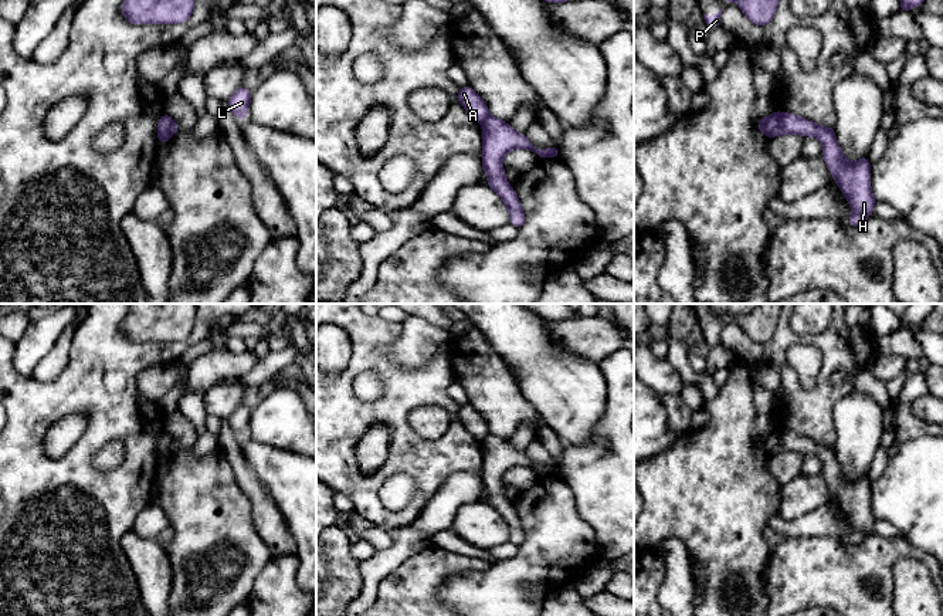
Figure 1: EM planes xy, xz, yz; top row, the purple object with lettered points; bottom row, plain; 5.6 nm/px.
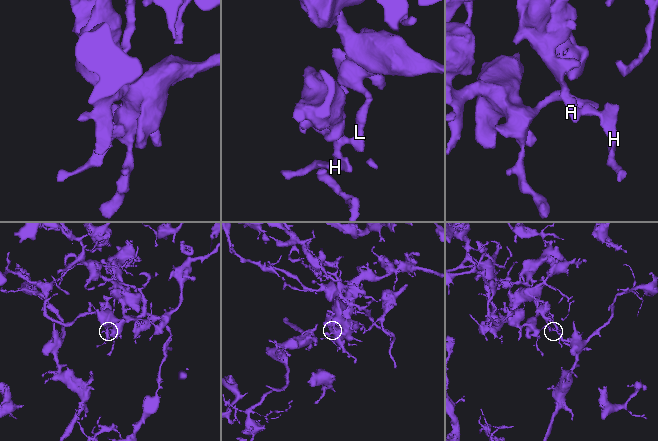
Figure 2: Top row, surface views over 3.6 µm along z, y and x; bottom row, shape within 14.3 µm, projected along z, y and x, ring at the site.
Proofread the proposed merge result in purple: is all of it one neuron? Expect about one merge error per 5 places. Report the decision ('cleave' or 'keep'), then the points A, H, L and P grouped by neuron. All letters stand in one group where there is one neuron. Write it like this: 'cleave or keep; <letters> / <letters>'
cleave; A P / H L

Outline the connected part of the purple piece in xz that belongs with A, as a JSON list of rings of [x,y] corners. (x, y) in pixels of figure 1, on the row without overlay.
[[[461,405],[457,416],[467,427],[467,430],[474,434],[479,441],[488,437],[489,429],[485,419],[471,405]]]

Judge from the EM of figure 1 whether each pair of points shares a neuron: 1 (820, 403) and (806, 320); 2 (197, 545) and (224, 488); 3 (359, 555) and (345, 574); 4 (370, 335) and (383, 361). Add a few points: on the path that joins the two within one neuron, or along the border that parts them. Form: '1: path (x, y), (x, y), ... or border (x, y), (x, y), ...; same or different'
1: border (831, 318), (824, 330), (804, 335), (789, 324); different
2: path (211, 531), (211, 503); same
3: border (350, 544), (350, 555), (359, 564); different
4: path (370, 341), (370, 348), (377, 355); same

